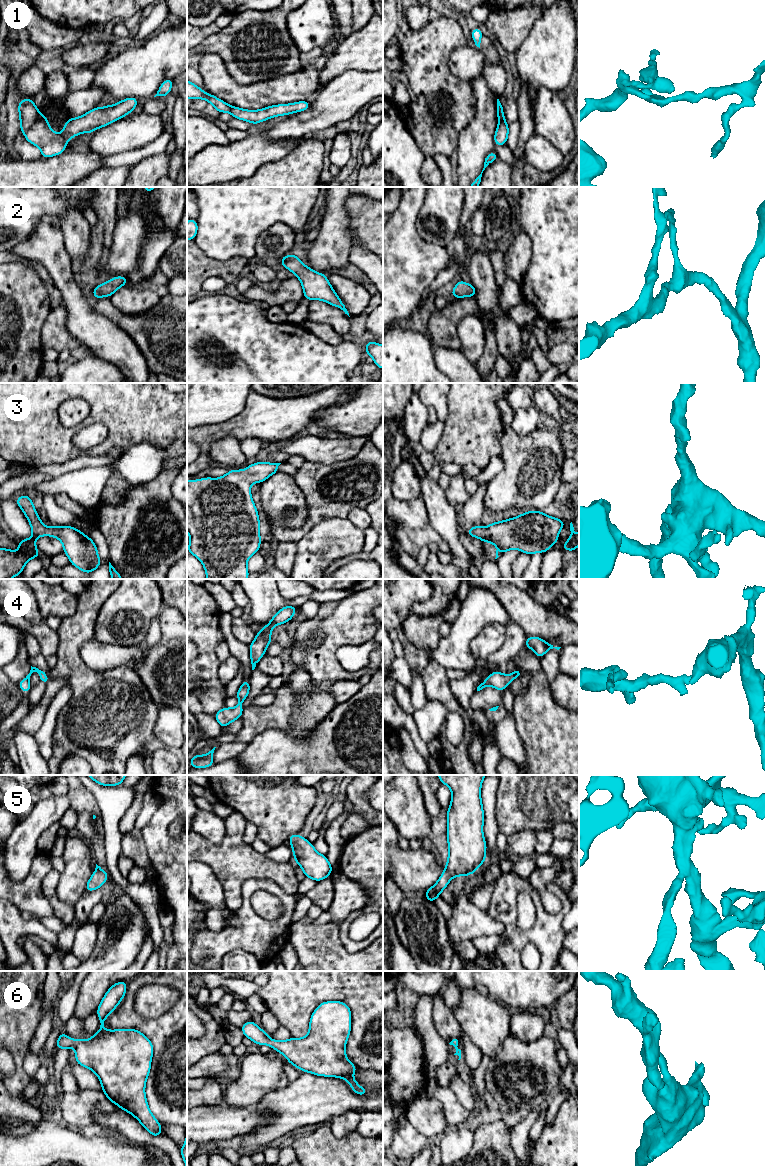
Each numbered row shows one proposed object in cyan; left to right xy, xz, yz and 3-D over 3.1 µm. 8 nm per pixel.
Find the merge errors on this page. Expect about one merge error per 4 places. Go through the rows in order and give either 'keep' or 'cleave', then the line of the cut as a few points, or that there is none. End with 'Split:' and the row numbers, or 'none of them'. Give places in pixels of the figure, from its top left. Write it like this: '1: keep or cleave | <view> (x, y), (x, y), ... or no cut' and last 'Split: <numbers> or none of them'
1: cleave | xy (39, 112), (36, 120), (24, 132)
2: keep | no cut
3: keep | no cut
4: keep | no cut
5: keep | no cut
6: keep | no cut
Split: 1

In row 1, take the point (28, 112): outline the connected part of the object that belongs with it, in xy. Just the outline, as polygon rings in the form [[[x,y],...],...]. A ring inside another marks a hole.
[[[28,98],[22,99],[17,107],[19,110],[20,130],[21,132],[25,132],[35,123],[40,112],[34,100]]]

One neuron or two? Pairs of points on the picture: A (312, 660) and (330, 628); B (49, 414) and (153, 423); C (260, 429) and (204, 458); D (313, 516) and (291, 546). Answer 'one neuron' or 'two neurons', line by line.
A: one neuron
B: one neuron
C: one neuron
D: two neurons

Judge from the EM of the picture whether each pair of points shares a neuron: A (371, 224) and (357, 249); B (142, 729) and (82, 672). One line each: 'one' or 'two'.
A: two
B: one

